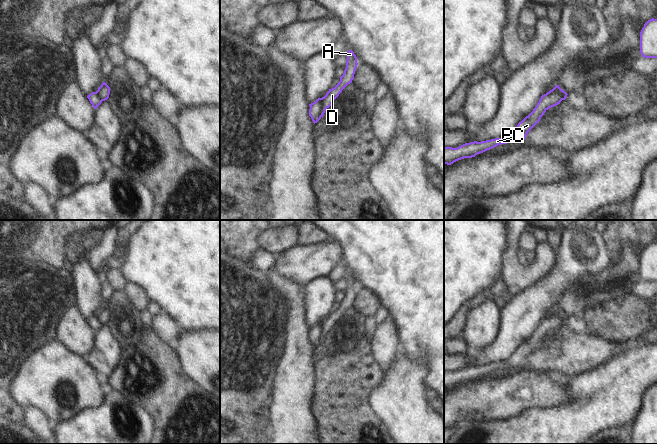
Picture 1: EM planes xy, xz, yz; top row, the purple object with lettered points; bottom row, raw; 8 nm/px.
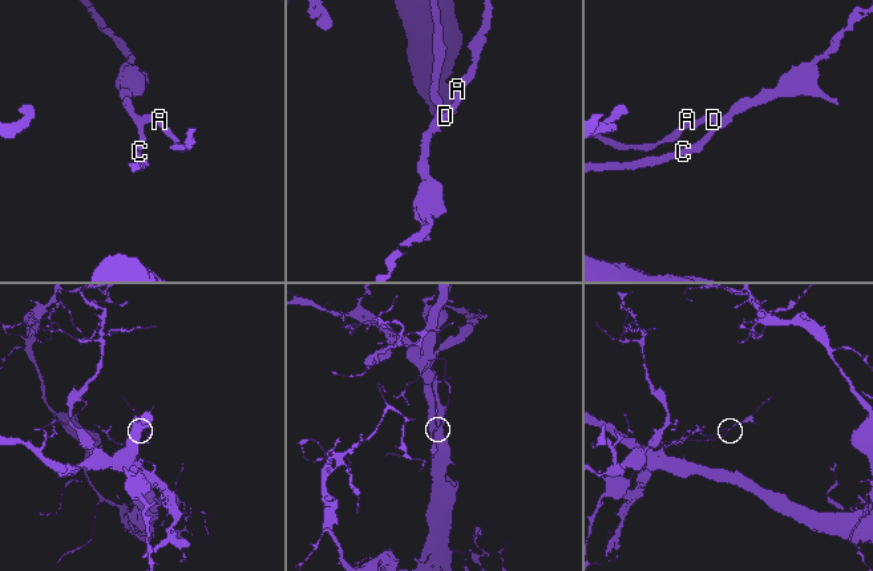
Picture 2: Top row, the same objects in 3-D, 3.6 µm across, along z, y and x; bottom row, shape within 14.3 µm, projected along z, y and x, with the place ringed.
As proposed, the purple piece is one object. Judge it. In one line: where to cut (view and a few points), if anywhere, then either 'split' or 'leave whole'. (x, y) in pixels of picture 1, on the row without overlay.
yz (564, 315), (561, 320), (553, 316), (547, 316) | split

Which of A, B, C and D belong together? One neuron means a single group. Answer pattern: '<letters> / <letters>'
A D / B C

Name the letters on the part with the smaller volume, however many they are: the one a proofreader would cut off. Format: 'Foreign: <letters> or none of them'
Foreign: B, C

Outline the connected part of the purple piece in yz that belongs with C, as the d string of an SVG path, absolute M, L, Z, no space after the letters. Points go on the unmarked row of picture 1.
M565 315L562 321L556 319L554 316L547 316L542 319L534 334L519 346L506 361L465 367L457 372L444 371L444 388L451 389L458 384L475 381L477 378L483 377L501 368L522 366L526 362L528 356L540 345L544 337L549 332L560 328L562 324L566 323L567 319Z

